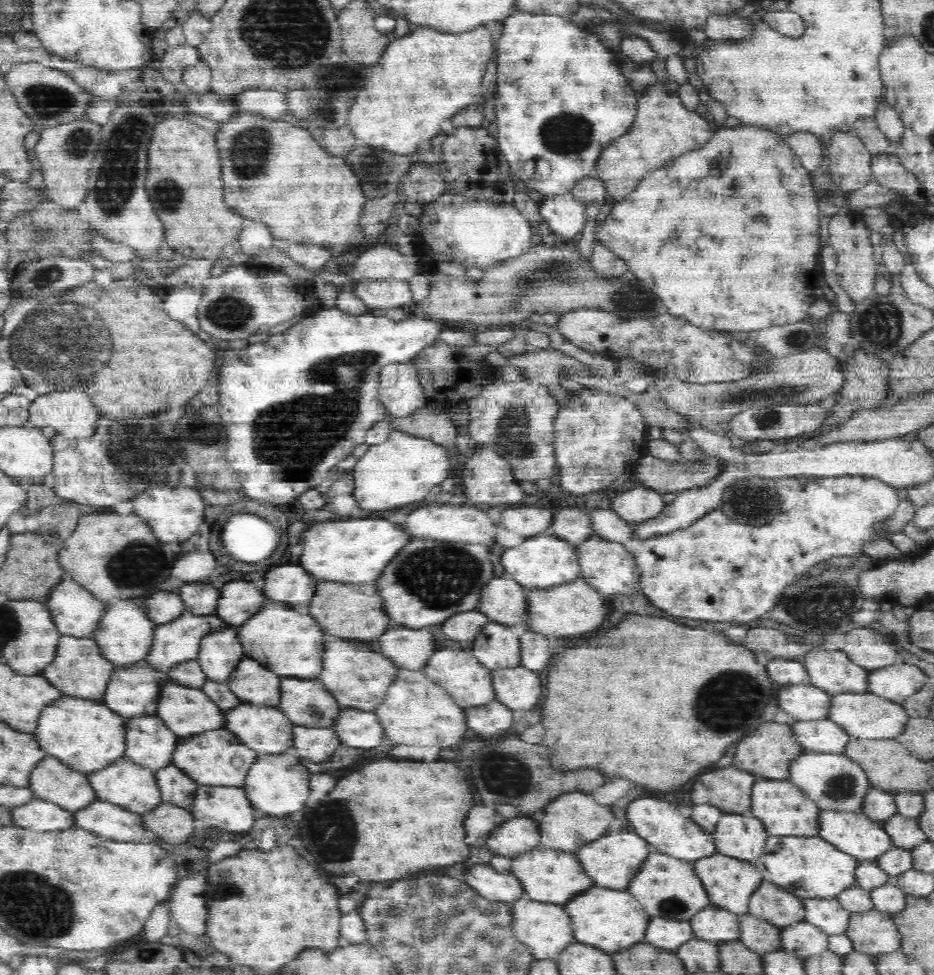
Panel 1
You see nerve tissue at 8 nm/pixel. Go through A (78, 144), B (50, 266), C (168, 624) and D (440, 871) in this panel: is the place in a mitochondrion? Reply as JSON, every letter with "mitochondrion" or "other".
{"A":"mitochondrion","B":"mitochondrion","C":"other","D":"other"}

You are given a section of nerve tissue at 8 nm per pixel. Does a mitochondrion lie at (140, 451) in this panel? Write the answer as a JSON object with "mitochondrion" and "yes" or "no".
{"mitochondrion":"yes"}

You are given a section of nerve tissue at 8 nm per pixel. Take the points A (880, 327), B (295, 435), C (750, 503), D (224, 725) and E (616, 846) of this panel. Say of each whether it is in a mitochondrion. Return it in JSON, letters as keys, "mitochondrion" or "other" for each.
{"A":"mitochondrion","B":"mitochondrion","C":"mitochondrion","D":"other","E":"other"}

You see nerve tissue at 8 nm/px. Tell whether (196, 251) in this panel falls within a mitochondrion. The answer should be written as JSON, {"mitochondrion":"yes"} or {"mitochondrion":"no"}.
{"mitochondrion":"no"}

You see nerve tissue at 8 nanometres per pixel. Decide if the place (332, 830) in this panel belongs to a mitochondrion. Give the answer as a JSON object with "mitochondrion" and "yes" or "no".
{"mitochondrion":"yes"}

